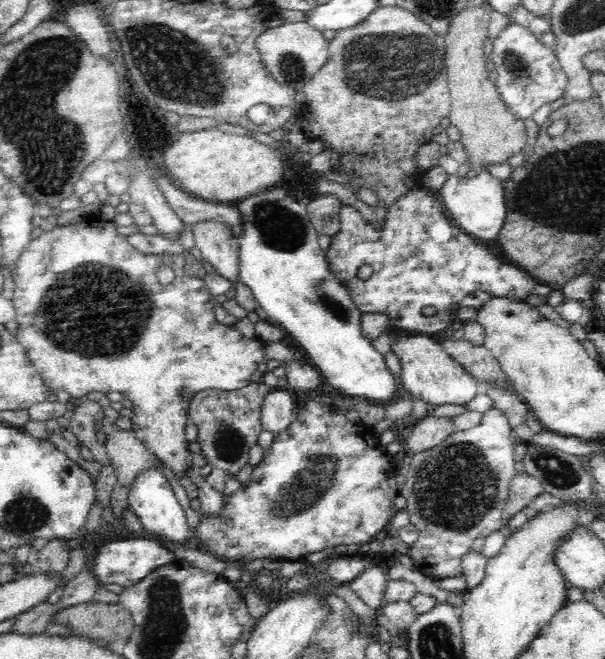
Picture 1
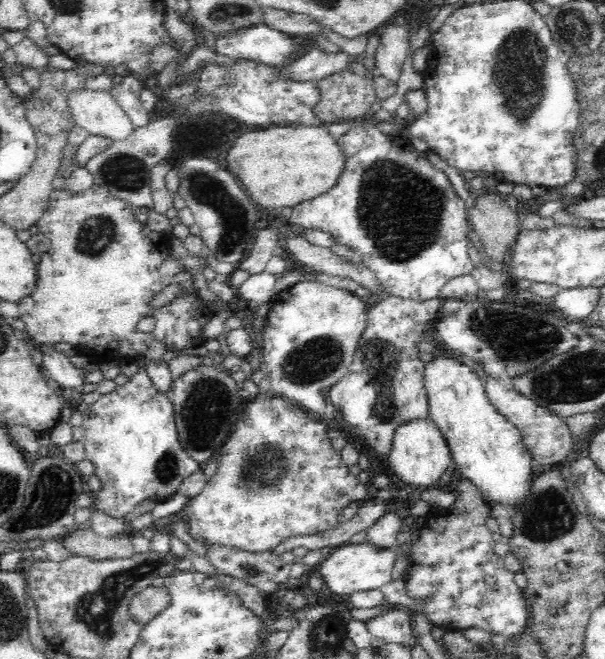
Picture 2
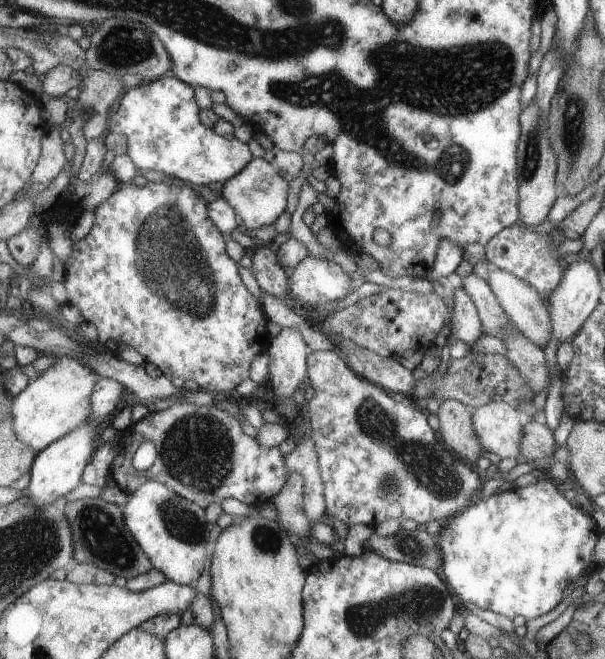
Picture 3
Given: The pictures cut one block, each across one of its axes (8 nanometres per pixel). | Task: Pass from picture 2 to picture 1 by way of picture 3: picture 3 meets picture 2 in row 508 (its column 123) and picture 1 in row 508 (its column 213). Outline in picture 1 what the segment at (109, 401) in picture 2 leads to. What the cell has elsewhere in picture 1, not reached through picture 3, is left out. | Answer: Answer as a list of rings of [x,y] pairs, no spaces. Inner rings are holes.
[[[150,468],[150,470],[146,470],[134,478],[130,492],[128,492],[128,506],[132,508],[132,512],[138,516],[138,520],[142,522],[142,526],[148,532],[162,536],[164,540],[178,542],[178,544],[188,542],[188,524],[186,524],[186,516],[184,516],[186,512],[178,504],[174,490],[172,490],[172,484],[160,472],[160,468]]]

